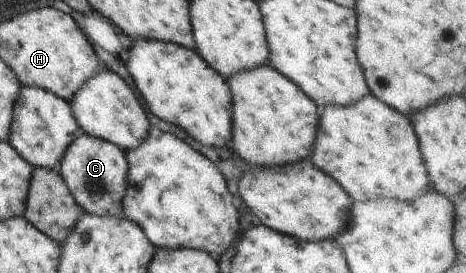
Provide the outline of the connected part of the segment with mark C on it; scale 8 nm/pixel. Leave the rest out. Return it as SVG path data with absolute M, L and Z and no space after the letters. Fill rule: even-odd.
M81 131L68 146L58 172L82 212L114 218L124 215L123 197L126 180L129 176L129 165L124 151L117 145Z

